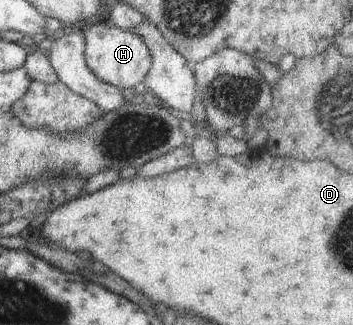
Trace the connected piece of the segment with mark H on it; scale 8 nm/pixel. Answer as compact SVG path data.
M93 21L82 26L82 33L86 43L86 65L100 81L121 91L129 89L132 94L142 88L143 81L152 67L152 55L143 39L131 30L121 30L108 23L99 24Z

